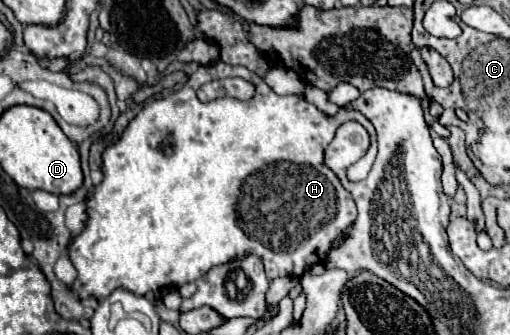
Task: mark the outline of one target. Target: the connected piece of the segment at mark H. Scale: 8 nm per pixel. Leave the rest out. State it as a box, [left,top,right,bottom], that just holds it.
[70,62,377,300]

